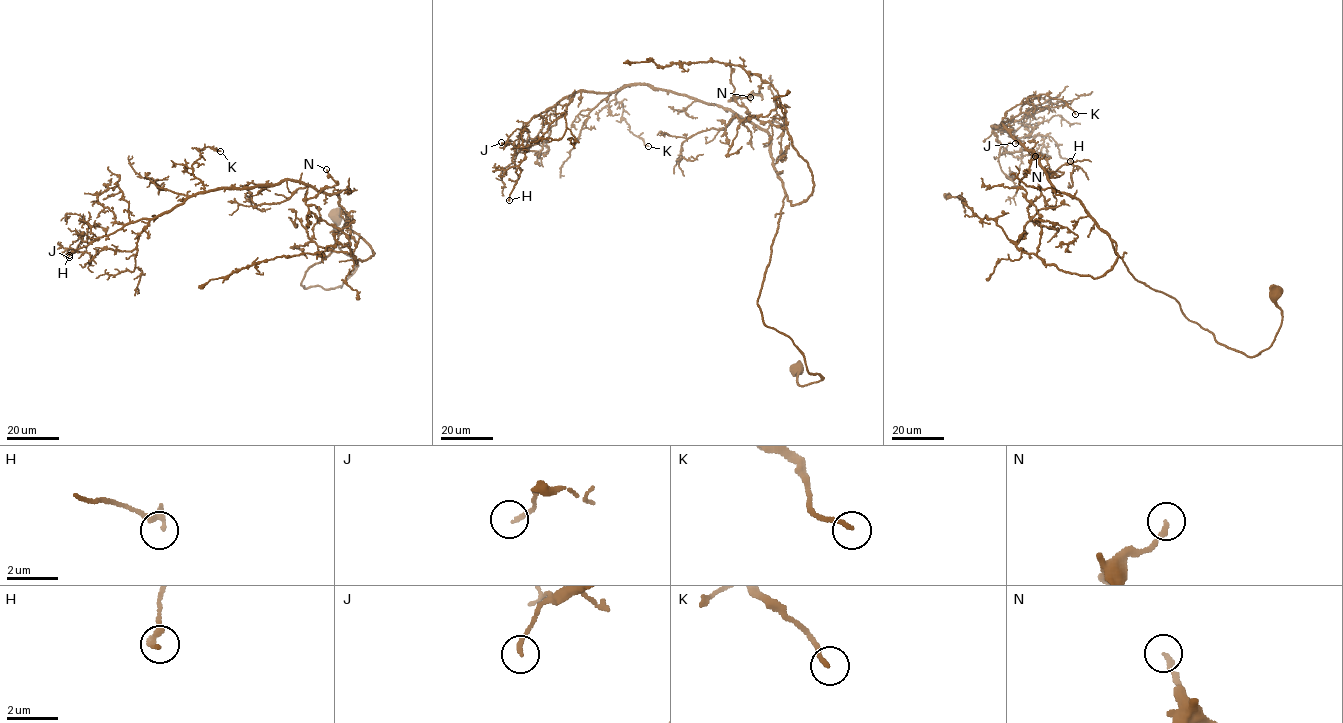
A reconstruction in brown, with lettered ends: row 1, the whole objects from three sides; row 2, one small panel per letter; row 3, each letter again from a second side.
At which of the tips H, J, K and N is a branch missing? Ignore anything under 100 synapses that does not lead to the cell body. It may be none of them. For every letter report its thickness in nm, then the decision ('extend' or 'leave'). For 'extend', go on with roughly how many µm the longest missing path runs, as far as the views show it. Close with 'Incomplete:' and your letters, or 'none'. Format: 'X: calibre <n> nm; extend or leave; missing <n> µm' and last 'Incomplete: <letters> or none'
H: calibre 200 nm; leave
J: calibre 160 nm; leave
K: calibre 170 nm; leave
N: calibre 190 nm; leave
Incomplete: none

